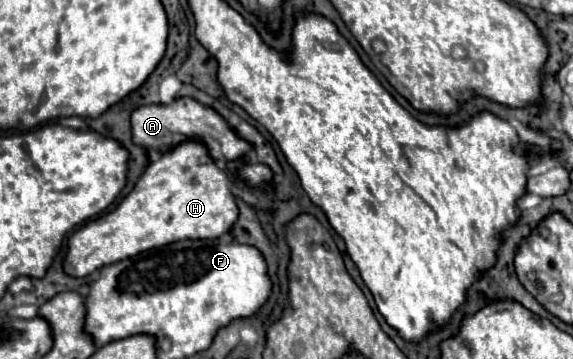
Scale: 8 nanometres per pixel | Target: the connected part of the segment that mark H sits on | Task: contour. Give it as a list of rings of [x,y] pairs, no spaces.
[[[184,141],[174,151],[150,163],[134,189],[110,211],[88,221],[68,239],[64,273],[88,277],[98,269],[134,257],[142,251],[184,239],[216,239],[238,219],[238,207],[230,193],[230,179],[210,159],[198,141]]]

